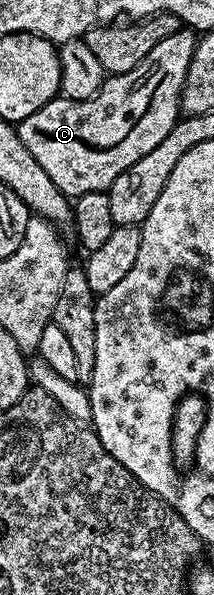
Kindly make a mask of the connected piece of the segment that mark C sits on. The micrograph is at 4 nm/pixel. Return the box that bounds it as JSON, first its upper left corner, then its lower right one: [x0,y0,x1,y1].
[16,26,198,198]

